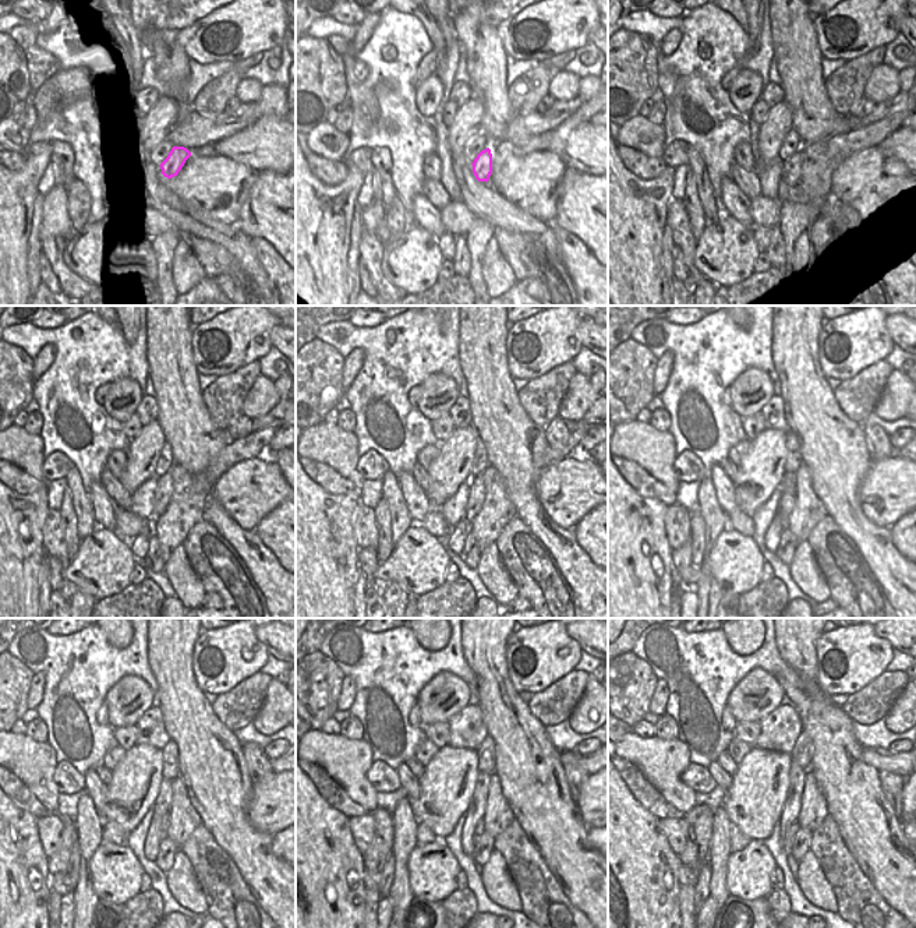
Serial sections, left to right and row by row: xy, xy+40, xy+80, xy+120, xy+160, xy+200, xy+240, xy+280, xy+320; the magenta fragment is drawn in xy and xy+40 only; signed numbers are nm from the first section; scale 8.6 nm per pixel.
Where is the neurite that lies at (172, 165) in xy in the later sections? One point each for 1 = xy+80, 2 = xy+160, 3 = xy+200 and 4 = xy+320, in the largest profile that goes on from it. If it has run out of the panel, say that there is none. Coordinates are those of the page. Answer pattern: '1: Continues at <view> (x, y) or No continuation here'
1: Continues at xy+80 (791, 166)
2: Continues at xy+160 (477, 489)
3: Continues at xy+200 (787, 501)
4: Continues at xy+320 (788, 840).

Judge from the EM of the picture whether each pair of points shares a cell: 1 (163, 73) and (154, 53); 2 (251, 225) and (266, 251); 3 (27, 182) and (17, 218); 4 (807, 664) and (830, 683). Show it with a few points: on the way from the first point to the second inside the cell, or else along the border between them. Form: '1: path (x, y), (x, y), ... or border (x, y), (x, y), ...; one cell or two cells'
1: border (169, 46), (152, 83); two cells
2: border (251, 237), (264, 237), (280, 256); two cells
3: path (18, 190), (17, 210); one cell
4: border (817, 638), (817, 673), (814, 680); two cells

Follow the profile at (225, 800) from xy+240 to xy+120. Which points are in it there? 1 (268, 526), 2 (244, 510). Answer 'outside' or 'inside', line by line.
1: outside
2: outside

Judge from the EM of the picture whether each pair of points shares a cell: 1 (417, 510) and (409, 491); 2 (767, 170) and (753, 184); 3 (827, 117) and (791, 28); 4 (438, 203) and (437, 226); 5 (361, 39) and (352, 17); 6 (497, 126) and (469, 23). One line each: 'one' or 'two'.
1: one
2: two
3: one
4: two
5: two
6: one

